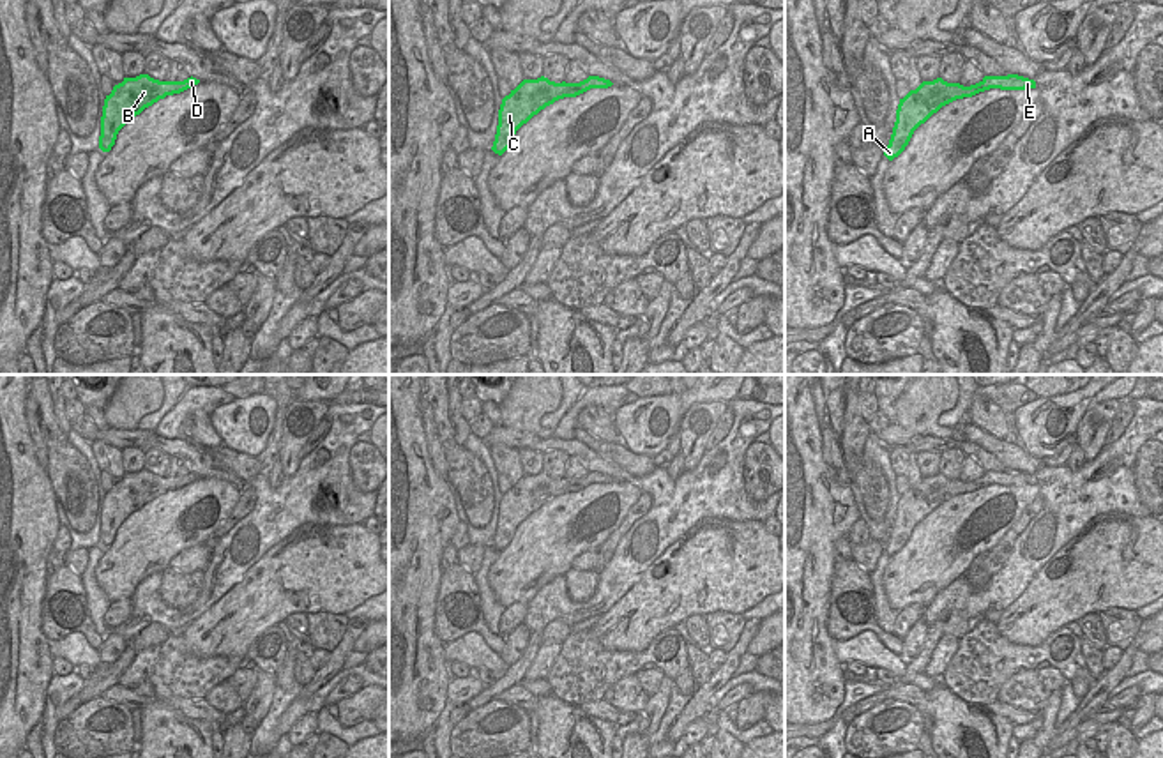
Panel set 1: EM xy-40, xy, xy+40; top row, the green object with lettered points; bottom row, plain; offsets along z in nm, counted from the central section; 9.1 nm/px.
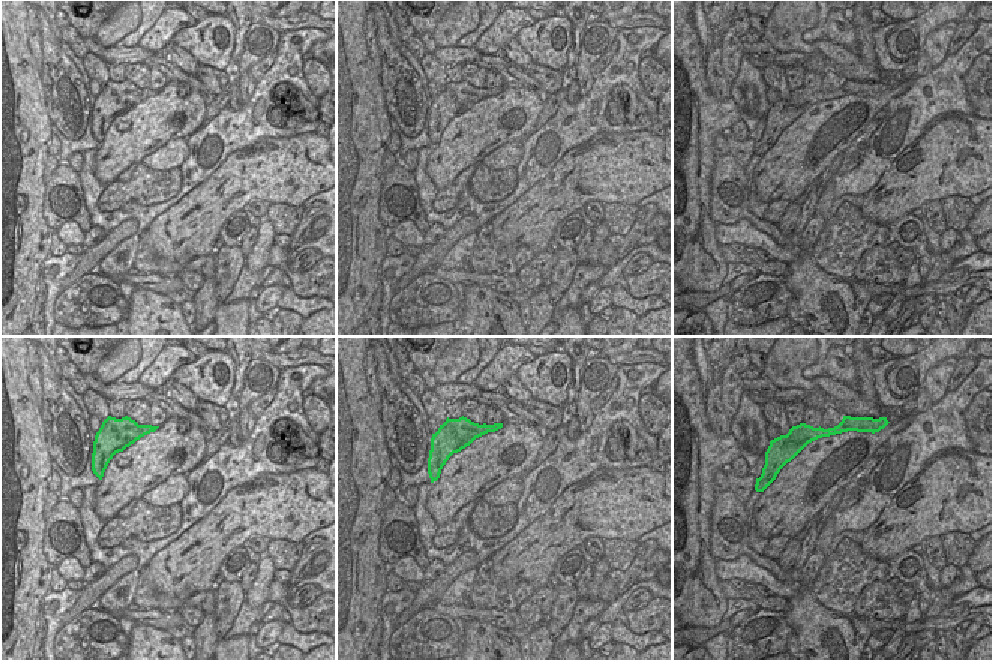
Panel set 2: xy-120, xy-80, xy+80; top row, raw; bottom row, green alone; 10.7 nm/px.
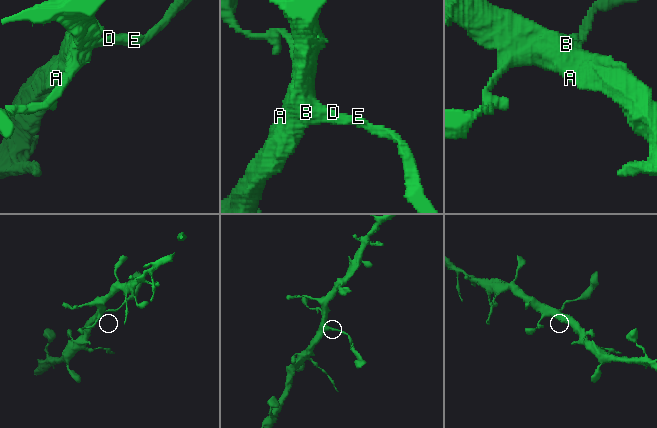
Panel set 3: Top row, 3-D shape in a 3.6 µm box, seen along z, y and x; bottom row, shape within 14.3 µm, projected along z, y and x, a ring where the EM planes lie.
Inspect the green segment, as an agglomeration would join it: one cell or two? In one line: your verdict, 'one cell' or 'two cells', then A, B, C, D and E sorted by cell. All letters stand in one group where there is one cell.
one cell | A B C D E

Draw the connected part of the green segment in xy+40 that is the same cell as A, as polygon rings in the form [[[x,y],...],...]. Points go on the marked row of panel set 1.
[[[1018,74],[984,76],[979,83],[970,87],[963,87],[960,83],[947,83],[942,78],[937,78],[933,81],[923,81],[916,90],[910,90],[903,99],[900,99],[896,110],[896,122],[889,145],[884,148],[884,155],[889,161],[898,157],[908,145],[914,131],[942,106],[956,99],[972,97],[990,88],[1025,90],[1036,88],[1036,81]]]

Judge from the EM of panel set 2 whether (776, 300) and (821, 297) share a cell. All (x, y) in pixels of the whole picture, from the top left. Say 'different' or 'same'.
different

